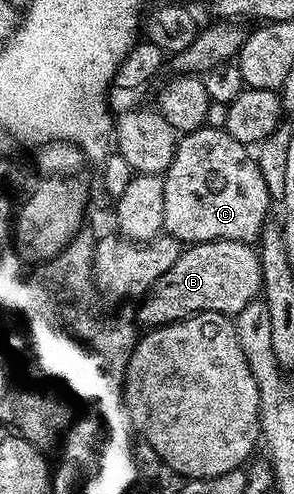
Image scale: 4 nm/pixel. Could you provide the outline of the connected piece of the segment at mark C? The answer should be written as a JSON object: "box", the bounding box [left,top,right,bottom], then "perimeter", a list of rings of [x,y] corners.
{"box":[163,127,270,243],"perimeter":[[[208,127],[186,133],[178,140],[175,159],[171,159],[171,167],[163,175],[163,223],[165,224],[164,232],[182,243],[196,243],[199,241],[247,241],[256,242],[260,238],[262,231],[265,230],[266,221],[270,220],[269,213],[269,185],[265,182],[265,173],[257,166],[257,161],[252,157],[250,146],[239,143],[225,129],[210,129]]]}

